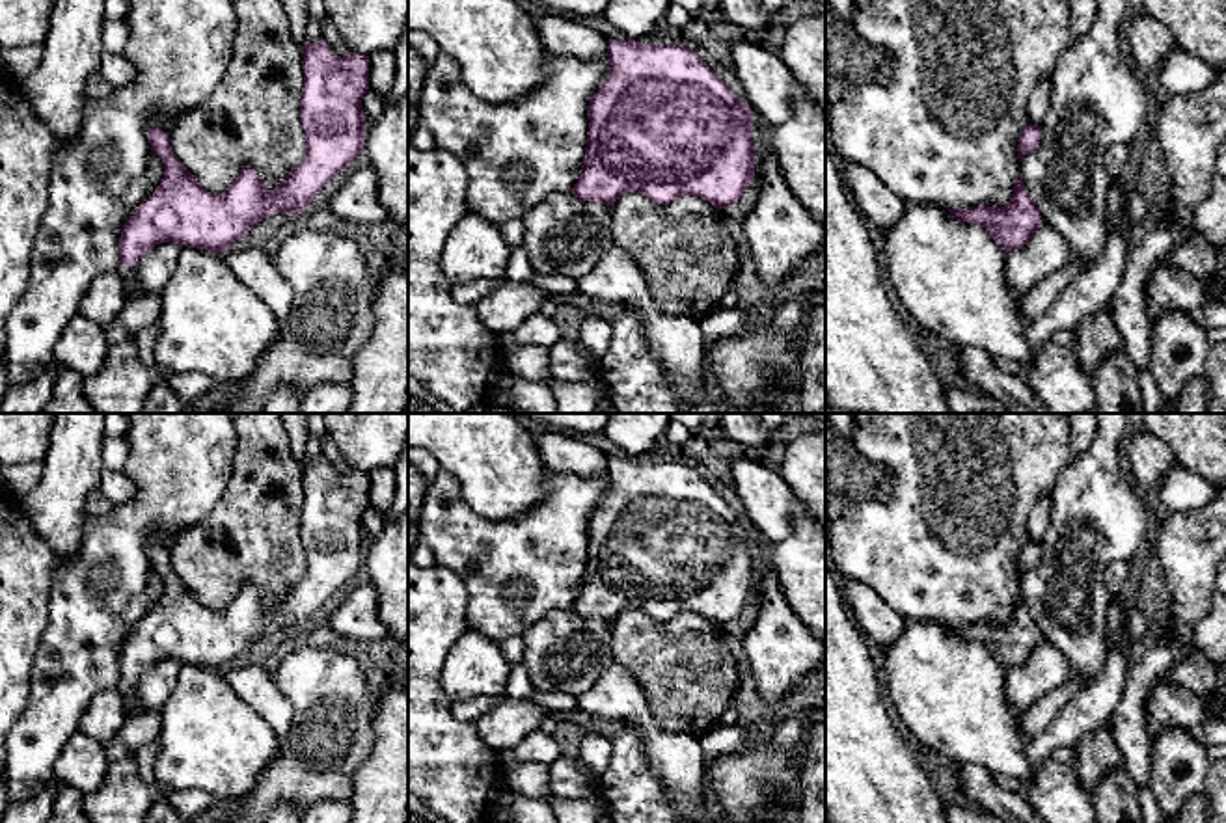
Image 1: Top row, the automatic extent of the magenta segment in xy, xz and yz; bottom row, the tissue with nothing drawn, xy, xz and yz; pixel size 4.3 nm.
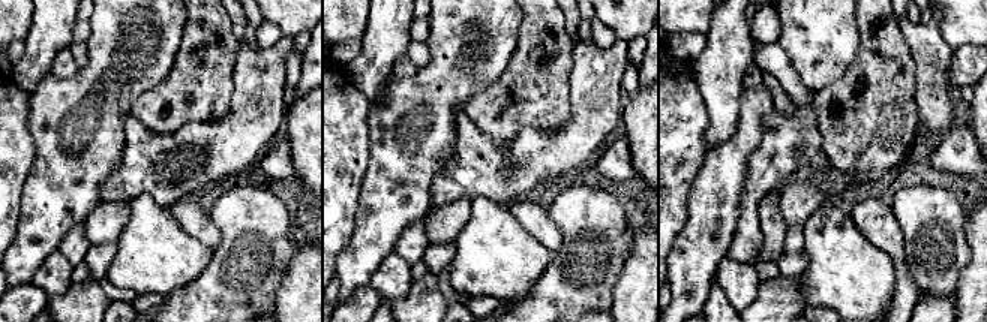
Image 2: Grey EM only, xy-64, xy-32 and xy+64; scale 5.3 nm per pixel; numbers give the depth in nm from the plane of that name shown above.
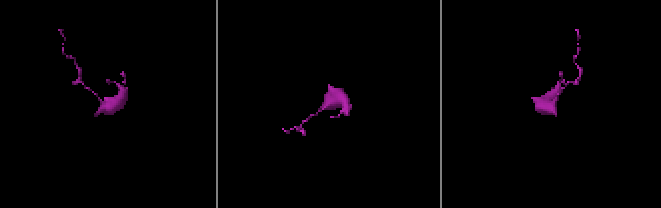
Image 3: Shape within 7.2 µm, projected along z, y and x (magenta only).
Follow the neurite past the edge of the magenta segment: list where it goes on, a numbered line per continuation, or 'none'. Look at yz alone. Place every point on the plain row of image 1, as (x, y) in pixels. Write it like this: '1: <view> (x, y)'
none

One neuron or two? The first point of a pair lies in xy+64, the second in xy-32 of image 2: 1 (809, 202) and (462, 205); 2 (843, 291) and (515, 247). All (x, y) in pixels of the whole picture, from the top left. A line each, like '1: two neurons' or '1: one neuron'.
1: one neuron
2: one neuron

